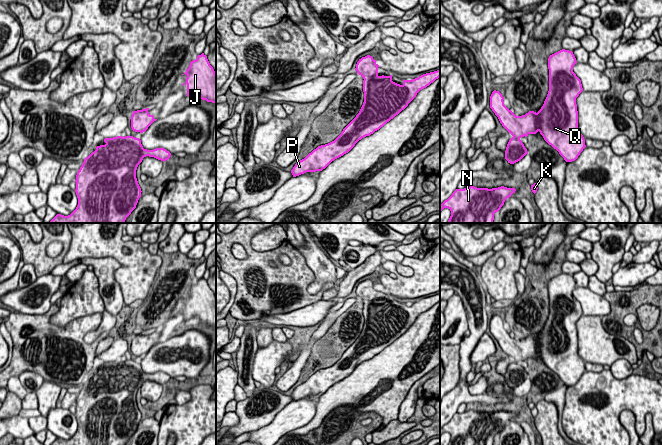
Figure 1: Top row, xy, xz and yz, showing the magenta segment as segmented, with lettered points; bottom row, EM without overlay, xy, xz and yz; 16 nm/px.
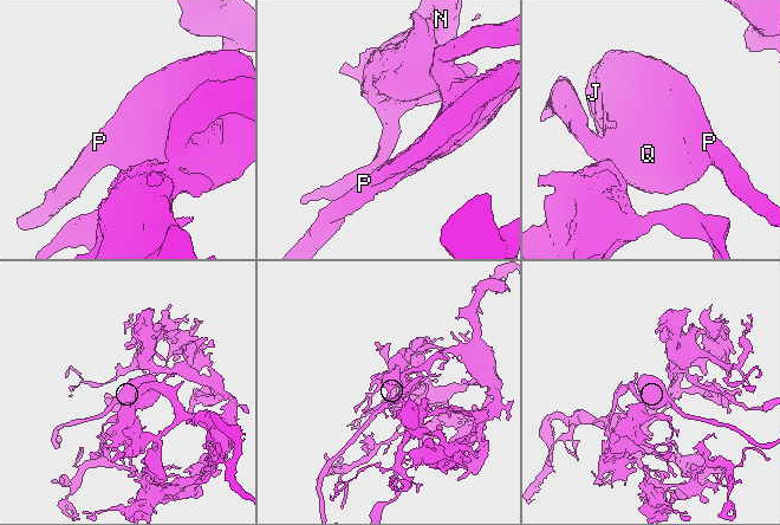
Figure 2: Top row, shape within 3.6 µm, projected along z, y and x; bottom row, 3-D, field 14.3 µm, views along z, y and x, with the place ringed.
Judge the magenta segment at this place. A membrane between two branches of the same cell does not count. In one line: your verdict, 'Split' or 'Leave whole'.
Leave whole

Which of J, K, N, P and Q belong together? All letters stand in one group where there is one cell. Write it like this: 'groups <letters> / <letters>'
groups J K N P Q

